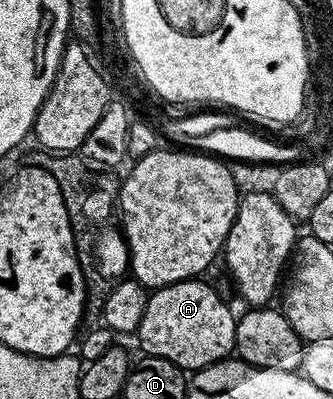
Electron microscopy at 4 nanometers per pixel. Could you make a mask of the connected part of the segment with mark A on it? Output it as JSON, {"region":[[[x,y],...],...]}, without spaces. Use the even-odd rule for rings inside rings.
{"region":[[[189,279],[164,285],[149,296],[138,338],[147,356],[161,357],[183,371],[195,371],[218,364],[235,350],[236,323],[227,303],[204,279]]]}

